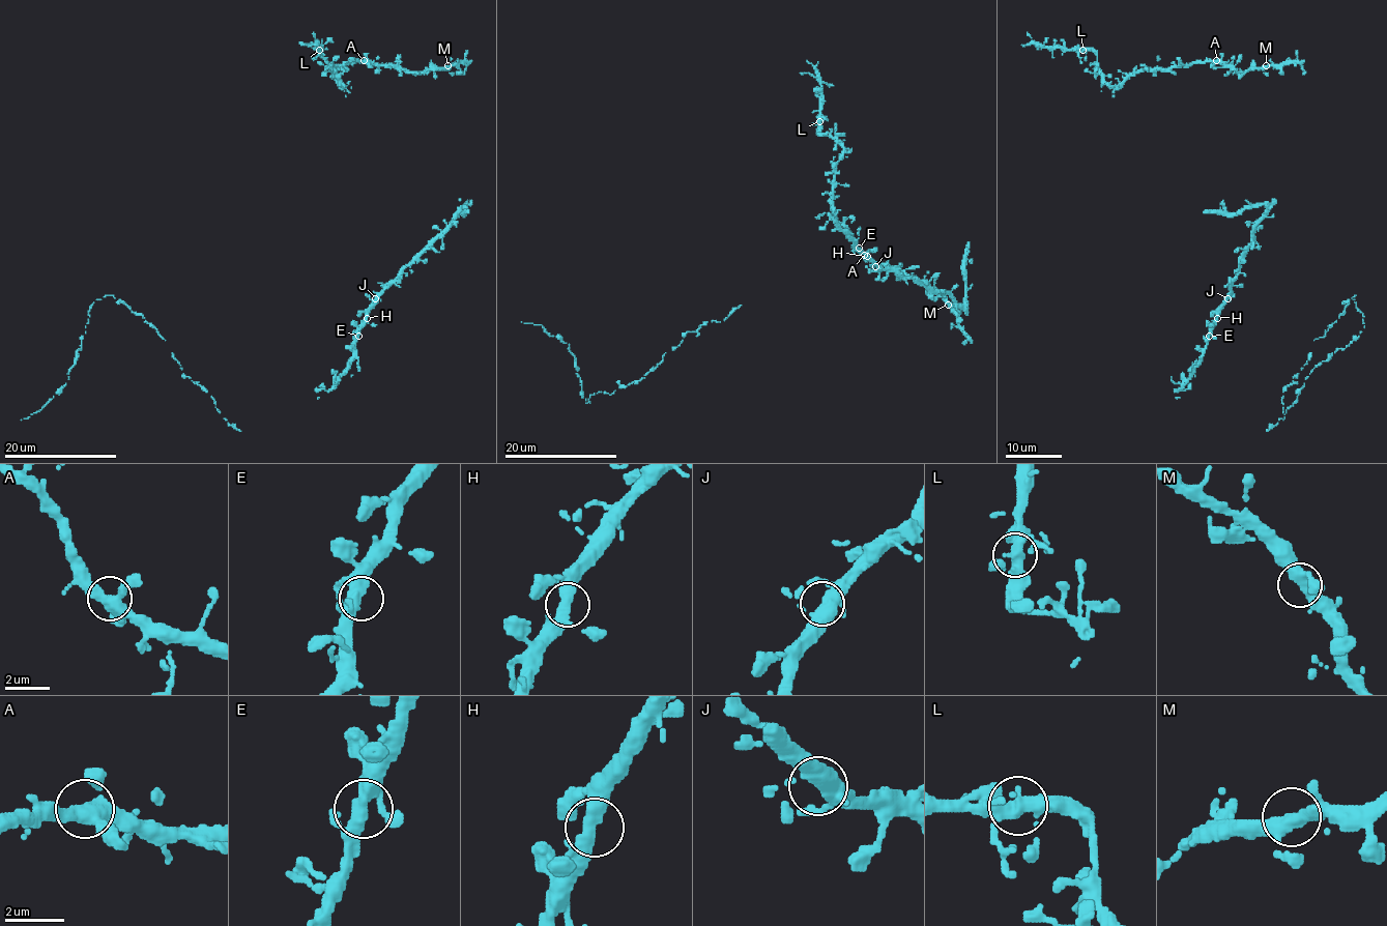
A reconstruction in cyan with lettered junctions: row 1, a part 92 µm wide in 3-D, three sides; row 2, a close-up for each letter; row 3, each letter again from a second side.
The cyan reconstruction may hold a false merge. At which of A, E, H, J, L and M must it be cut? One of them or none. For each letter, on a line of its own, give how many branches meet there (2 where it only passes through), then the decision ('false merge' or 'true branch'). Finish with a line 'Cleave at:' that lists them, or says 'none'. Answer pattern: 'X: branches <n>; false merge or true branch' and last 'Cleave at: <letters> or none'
A: branches 4; true branch
E: branches 4; true branch
H: branches 4; true branch
J: branches 4; true branch
L: branches 4; true branch
M: branches 3; true branch
Cleave at: none

